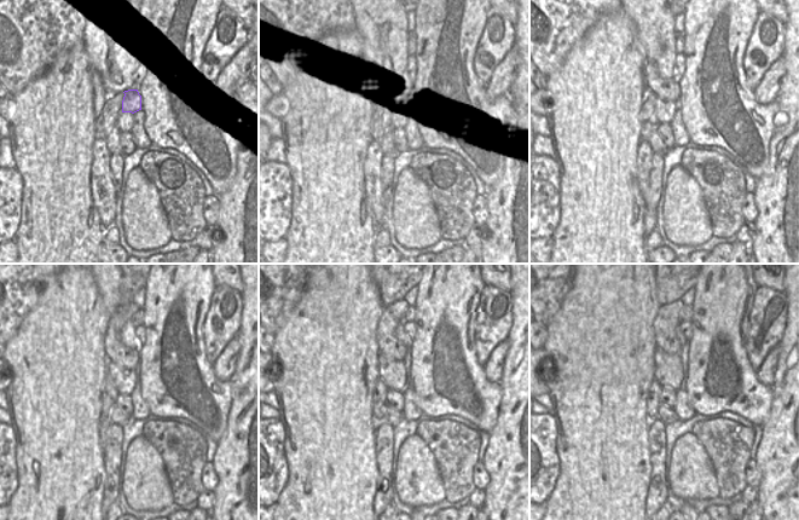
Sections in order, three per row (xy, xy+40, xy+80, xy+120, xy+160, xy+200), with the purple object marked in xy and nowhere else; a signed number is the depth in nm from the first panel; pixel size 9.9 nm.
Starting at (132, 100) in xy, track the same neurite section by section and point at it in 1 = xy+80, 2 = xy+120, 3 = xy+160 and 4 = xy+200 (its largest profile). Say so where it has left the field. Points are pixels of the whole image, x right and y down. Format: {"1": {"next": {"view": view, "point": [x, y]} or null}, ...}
{"1": {"next": {"view": "xy+80", "point": [667, 90]}}, "2": {"next": {"view": "xy+120", "point": [116, 351]}}, "3": {"next": {"view": "xy+160", "point": [388, 345]}}, "4": {"next": {"view": "xy+200", "point": [667, 318]}}}

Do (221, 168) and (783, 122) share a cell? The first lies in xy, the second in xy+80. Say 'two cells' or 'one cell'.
two cells

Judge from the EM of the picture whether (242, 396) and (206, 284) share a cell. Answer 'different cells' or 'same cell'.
different cells

